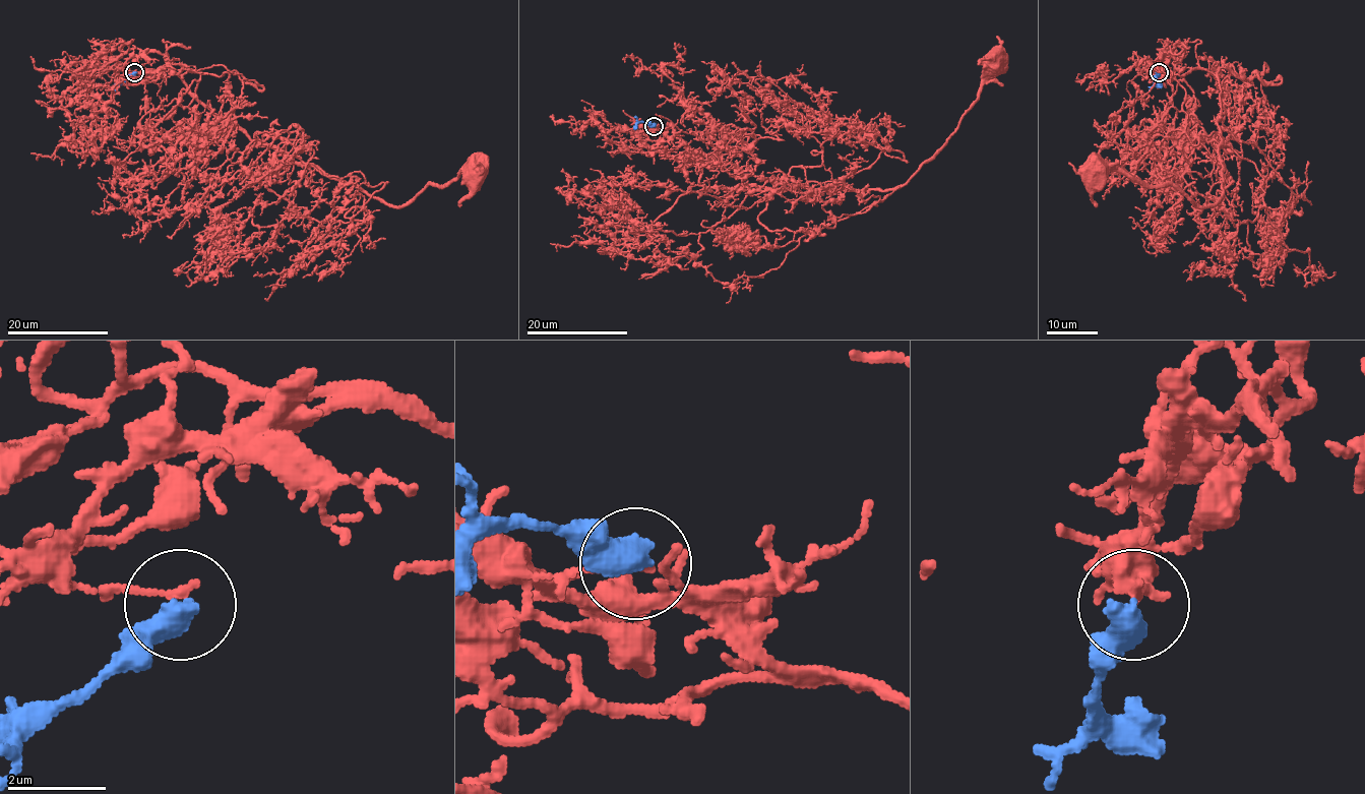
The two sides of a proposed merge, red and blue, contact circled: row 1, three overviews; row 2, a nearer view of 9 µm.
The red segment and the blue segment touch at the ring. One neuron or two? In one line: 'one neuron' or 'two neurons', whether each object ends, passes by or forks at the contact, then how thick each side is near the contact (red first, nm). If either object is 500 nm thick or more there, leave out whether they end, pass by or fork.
two neurons; 160 nm thick on the red side, 550 nm on the other

